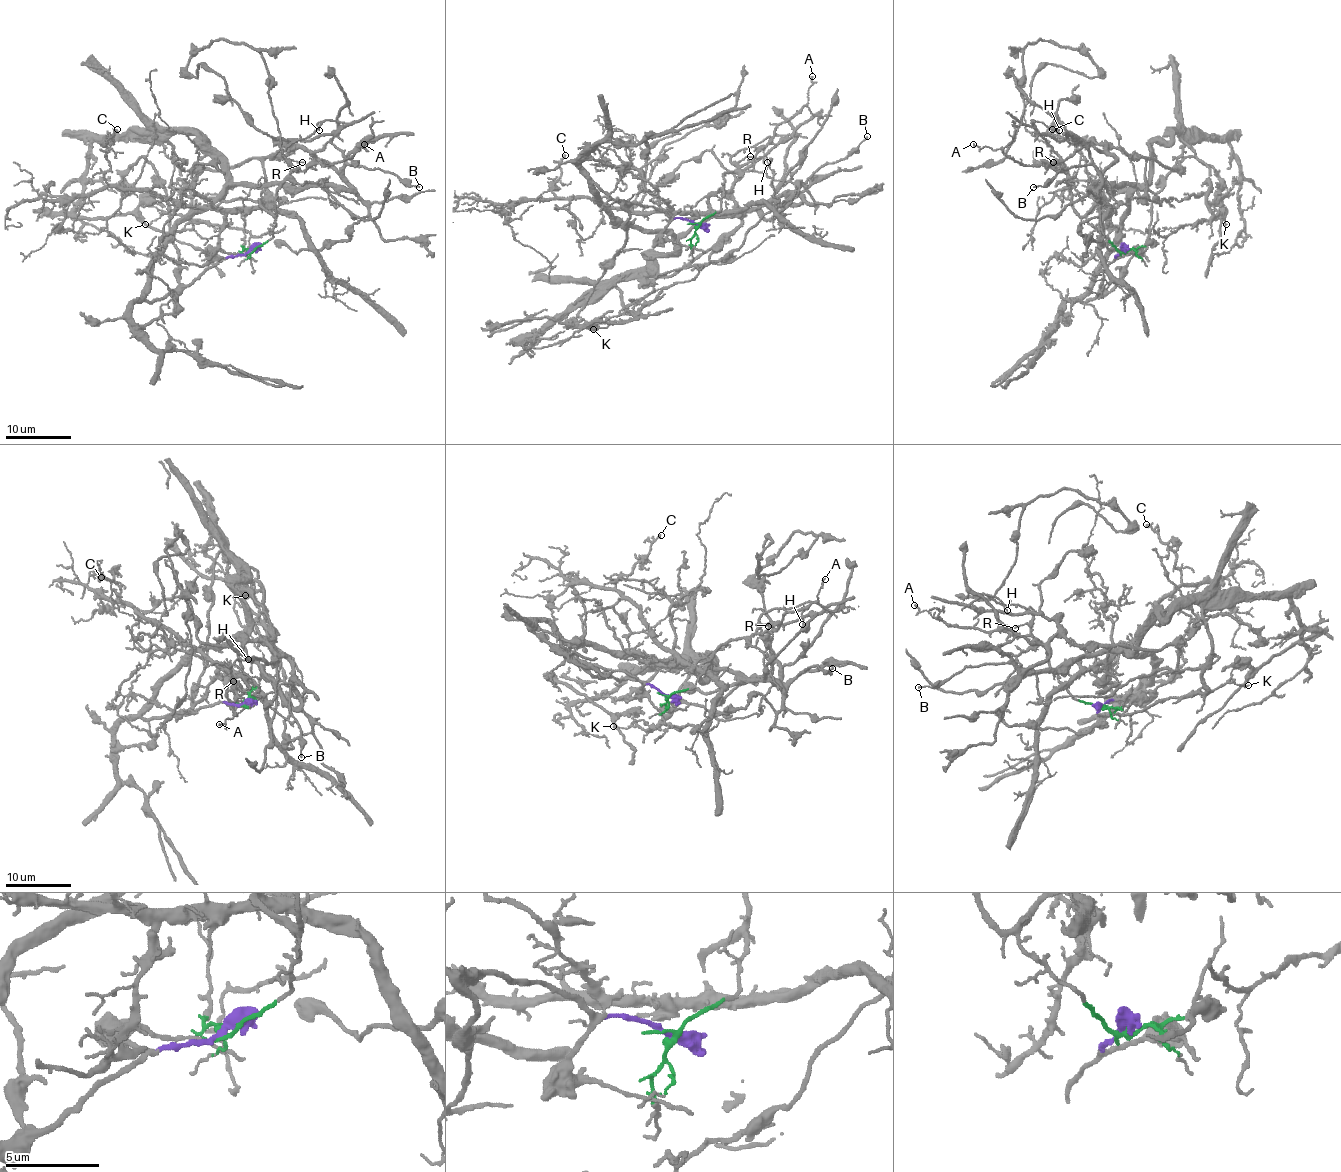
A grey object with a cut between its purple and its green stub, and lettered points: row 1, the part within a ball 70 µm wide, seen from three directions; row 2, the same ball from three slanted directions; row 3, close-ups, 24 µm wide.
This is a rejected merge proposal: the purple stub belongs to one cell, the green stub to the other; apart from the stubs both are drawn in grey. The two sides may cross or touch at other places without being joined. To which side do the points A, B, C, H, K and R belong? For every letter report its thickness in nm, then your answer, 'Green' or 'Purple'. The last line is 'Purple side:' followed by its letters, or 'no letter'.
A: Thickness 140 nm. Green
B: Thickness 140 nm. Purple
C: Thickness 240 nm. Green
H: Thickness 120 nm. Green
K: Thickness 80 nm. Purple
R: Thickness 140 nm. Green
Purple side: B, K

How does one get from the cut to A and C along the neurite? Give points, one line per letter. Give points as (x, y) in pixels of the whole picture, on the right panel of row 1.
A: (1122, 251), (1073, 207), (1070, 181), (1063, 173), (1042, 163), (1021, 165), (1000, 148), (982, 148), (973, 143)
C: (1122, 251), (1088, 222), (1086, 213), (1096, 204), (1109, 205), (1109, 209), (1088, 176), (1081, 151), (1052, 129)

